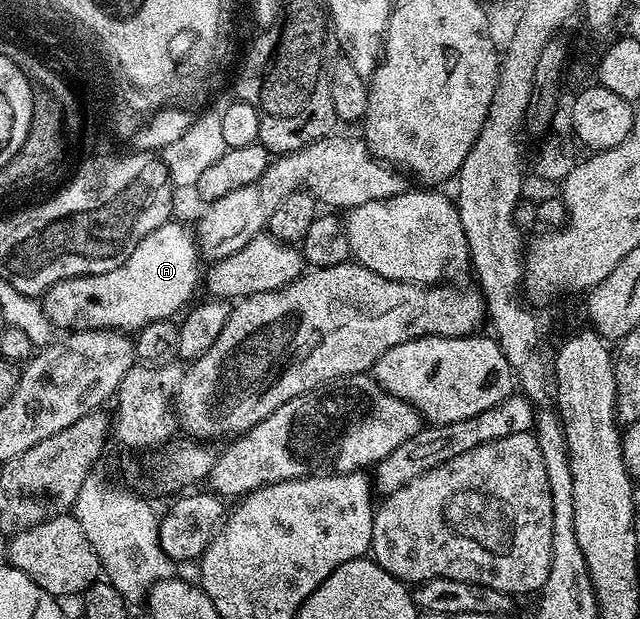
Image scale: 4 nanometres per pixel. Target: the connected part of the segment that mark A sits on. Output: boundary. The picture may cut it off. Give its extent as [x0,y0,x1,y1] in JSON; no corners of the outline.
[43,221,199,333]

